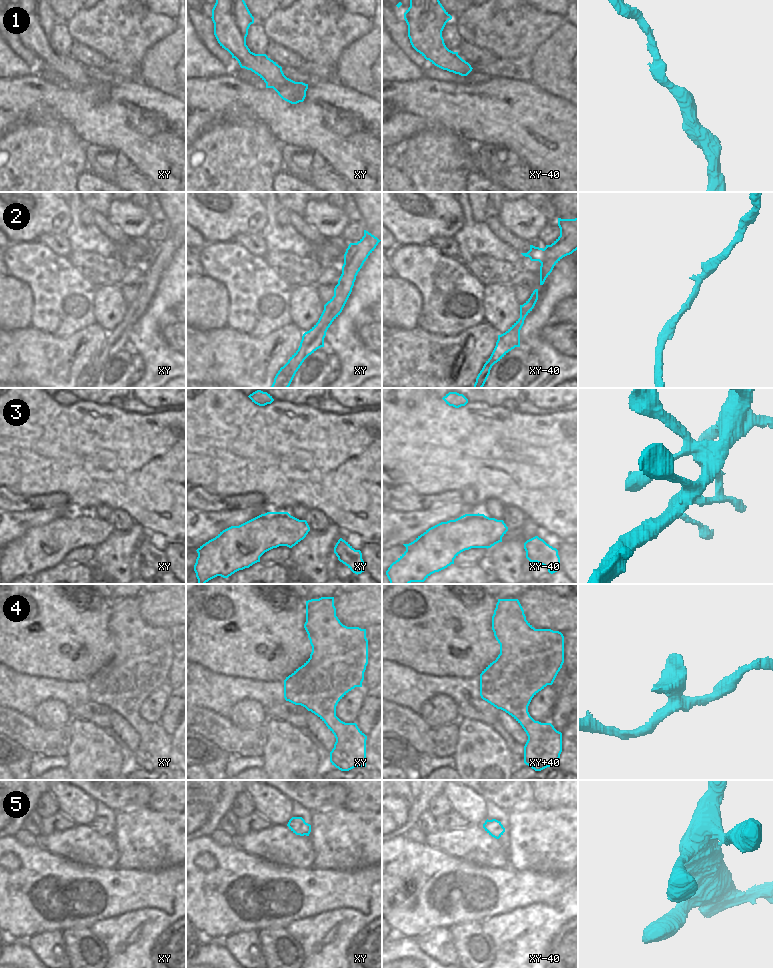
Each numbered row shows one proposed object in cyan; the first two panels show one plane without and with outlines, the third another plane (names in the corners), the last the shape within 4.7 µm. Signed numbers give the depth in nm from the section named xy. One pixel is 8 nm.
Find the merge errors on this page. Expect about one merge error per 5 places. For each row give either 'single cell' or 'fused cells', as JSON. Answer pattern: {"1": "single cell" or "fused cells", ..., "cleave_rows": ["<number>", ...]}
{"1": "single cell", "2": "single cell", "3": "single cell", "4": "single cell", "5": "single cell", "cleave_rows": []}

